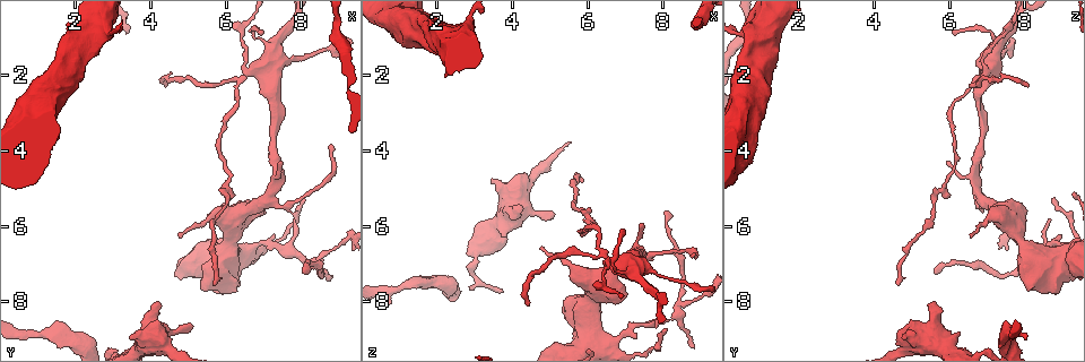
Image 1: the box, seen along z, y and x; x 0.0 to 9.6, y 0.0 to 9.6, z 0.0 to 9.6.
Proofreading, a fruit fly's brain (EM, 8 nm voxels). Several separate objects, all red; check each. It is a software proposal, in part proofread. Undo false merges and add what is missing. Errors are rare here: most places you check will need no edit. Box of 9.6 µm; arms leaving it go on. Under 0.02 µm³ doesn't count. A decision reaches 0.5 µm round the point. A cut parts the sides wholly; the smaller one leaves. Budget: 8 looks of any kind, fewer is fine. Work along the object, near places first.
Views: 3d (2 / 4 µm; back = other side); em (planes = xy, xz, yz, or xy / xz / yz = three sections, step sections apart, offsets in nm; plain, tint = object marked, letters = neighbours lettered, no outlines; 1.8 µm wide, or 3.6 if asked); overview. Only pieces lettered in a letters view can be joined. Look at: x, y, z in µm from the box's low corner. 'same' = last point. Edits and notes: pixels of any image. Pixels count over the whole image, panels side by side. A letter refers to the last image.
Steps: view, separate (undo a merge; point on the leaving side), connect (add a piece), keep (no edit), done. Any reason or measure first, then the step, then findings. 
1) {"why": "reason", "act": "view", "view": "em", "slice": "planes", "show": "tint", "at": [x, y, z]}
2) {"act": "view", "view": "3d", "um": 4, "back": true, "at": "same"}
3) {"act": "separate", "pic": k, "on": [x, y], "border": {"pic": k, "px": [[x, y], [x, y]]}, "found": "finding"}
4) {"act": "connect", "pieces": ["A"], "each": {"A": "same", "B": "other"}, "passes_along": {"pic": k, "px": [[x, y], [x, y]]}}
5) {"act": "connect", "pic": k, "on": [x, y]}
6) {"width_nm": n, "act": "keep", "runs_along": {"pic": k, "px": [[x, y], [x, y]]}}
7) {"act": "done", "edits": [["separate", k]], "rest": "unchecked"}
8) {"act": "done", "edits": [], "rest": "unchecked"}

{"why": "free end", "act": "view", "view": "em", "slice": "planes", "show": "letters", "at": [8.15, 6.90, 8.50]}

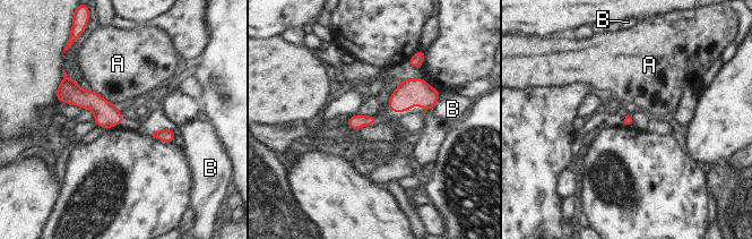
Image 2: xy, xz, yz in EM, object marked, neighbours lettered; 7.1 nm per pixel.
{"act": "keep", "each": {"A": "other", "B": "other"}, "runs_along": {"pic": 2, "px": [[63, 85], [120, 120]]}, "found": "none of them fits"}

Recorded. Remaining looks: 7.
{"why": "tapers out", "act": "view", "view": "3d", "um": 2, "at": [8.80, 3.90, 6.70]}

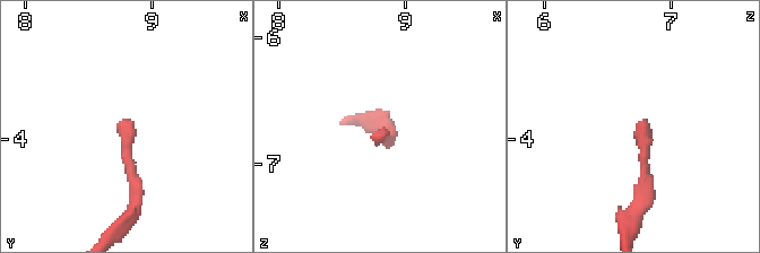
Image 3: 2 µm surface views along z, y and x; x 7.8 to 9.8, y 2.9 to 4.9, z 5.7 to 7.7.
{"act": "view", "view": "em", "slice": "planes", "show": "tint", "at": [8.74, 3.86, 6.74]}

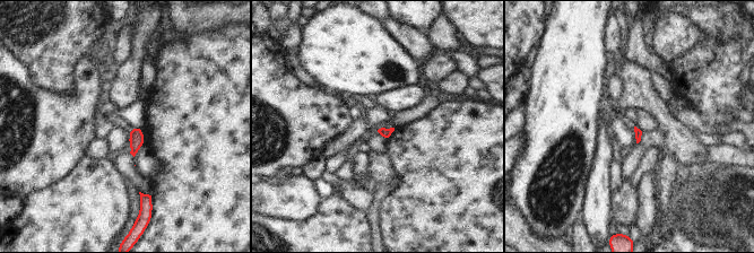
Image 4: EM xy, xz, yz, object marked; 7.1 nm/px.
{"act": "view", "view": "em", "slice": "planes", "show": "letters", "at": "same"}

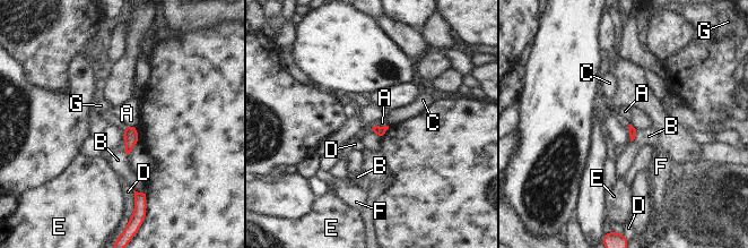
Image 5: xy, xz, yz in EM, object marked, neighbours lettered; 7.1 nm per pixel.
{"act": "keep", "each": {"A": "other", "B": "other", "C": "other", "D": "other", "E": "other", "F": "other", "G": "other"}, "border": {"pic": 5, "px": [[124, 125], [135, 126]]}, "found": "none of them fits"}

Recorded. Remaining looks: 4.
{"why": "free end", "act": "view", "view": "3d", "um": 4, "at": [5.05, 8.70, 5.60]}

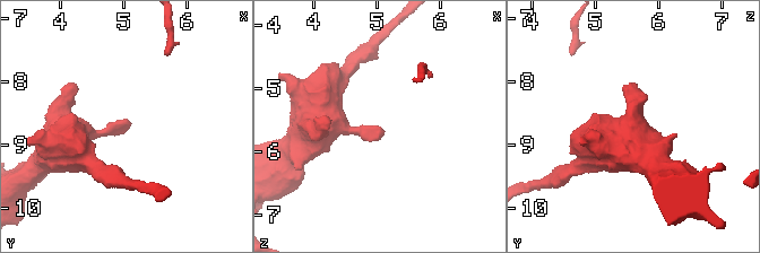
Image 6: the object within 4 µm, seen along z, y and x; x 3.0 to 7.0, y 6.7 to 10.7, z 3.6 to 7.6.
{"why": "now the EM", "act": "view", "view": "em", "slice": "planes", "show": "letters", "at": [5.10, 8.70, 5.65]}

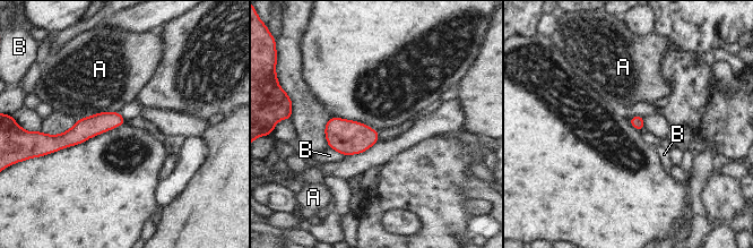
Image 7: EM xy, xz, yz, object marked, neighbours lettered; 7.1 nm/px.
{"act": "keep", "each": {"A": "other", "B": "other"}, "runs_along": {"pic": 7, "px": [[121, 120], [89, 126], [58, 144]]}, "found": "no lettered piece goes on from it"}

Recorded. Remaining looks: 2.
{"act": "done", "edits": [], "rest": "unchecked"}

